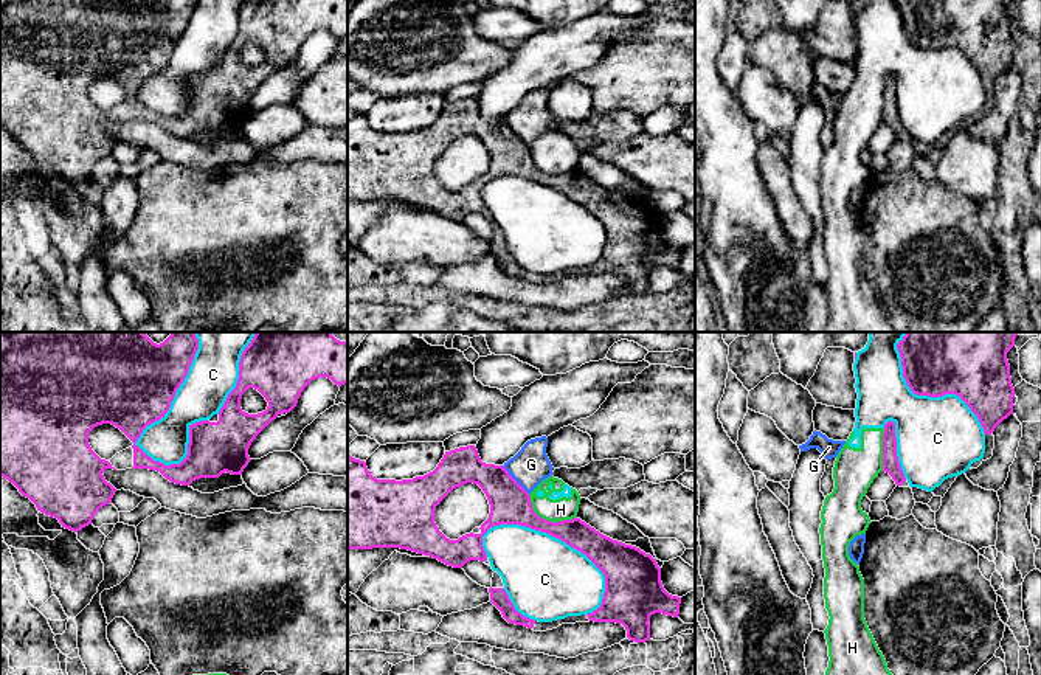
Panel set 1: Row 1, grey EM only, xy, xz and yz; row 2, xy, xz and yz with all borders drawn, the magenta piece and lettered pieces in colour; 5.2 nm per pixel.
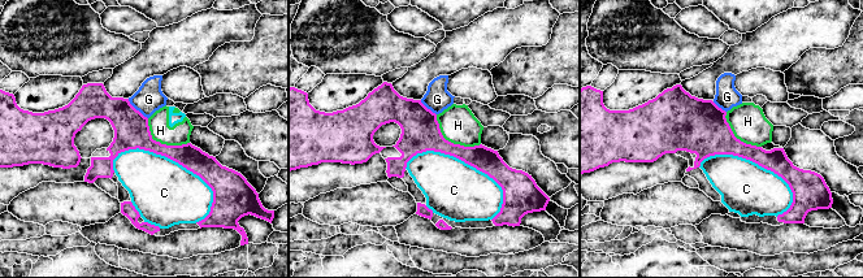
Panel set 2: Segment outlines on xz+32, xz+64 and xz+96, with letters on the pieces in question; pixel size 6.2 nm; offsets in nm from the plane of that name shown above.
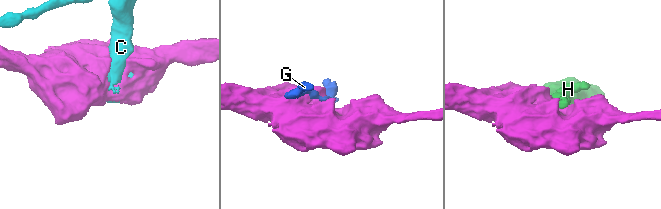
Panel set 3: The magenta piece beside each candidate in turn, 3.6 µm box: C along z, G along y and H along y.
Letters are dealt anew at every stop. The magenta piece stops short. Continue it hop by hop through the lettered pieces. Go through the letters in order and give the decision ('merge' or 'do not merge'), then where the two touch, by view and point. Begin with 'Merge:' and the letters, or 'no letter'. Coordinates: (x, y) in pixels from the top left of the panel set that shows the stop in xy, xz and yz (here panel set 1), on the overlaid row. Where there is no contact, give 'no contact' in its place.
Merge: no letter
C: do not merge | xy (169, 405)
G: do not merge | xz (514, 480)
H: do not merge | xz (546, 520)

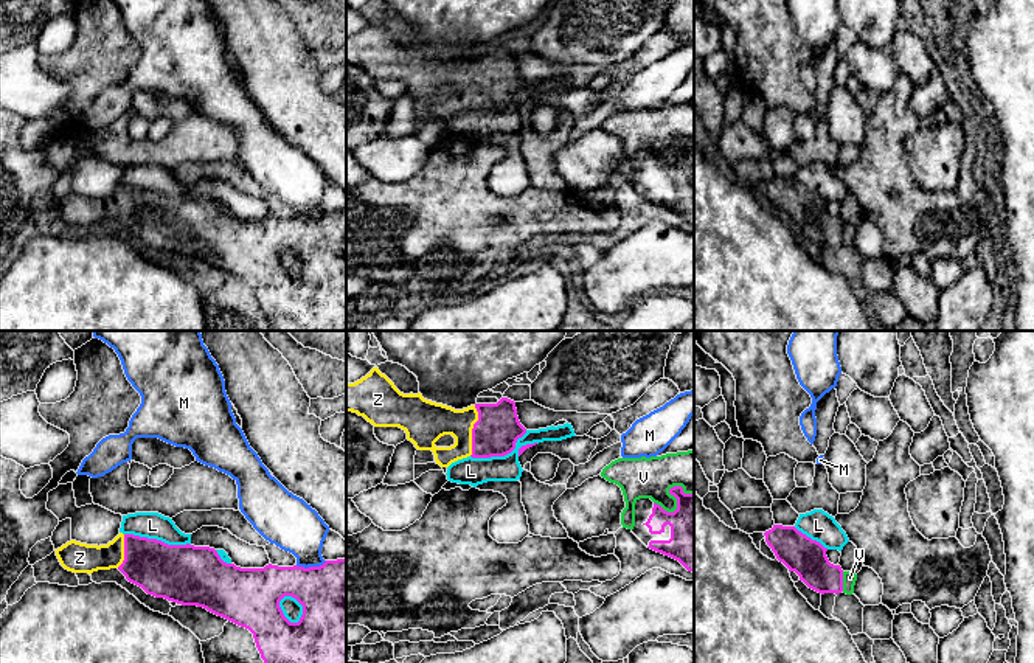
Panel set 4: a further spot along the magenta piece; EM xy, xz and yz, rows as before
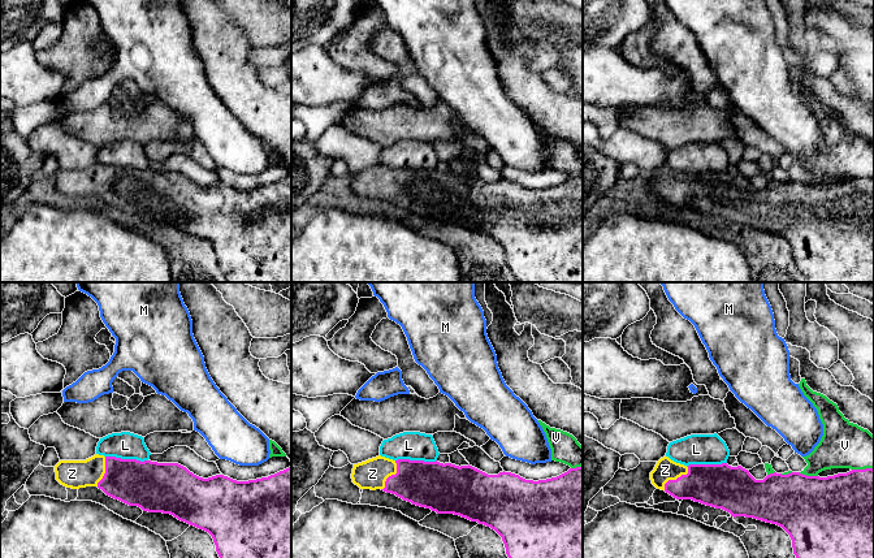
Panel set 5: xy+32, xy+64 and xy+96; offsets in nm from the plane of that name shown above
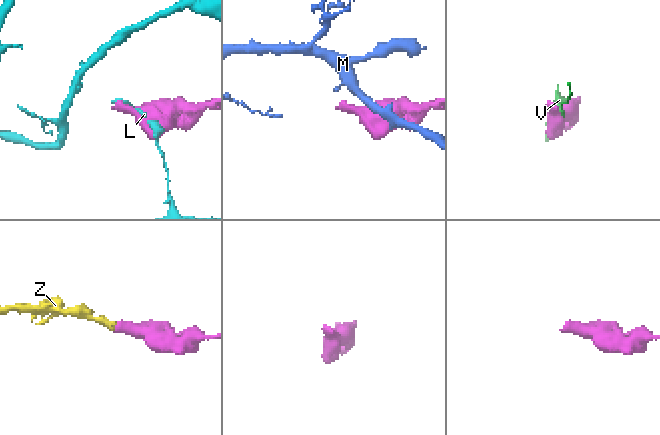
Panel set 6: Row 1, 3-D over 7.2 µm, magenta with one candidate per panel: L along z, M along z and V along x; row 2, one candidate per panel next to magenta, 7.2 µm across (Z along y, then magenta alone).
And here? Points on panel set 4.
Merge: Z
L: do not merge | xz (503, 455)
M: do not merge | xy (311, 567)
V: do not merge | yz (842, 581)
Z: merge | xz (472, 430)

